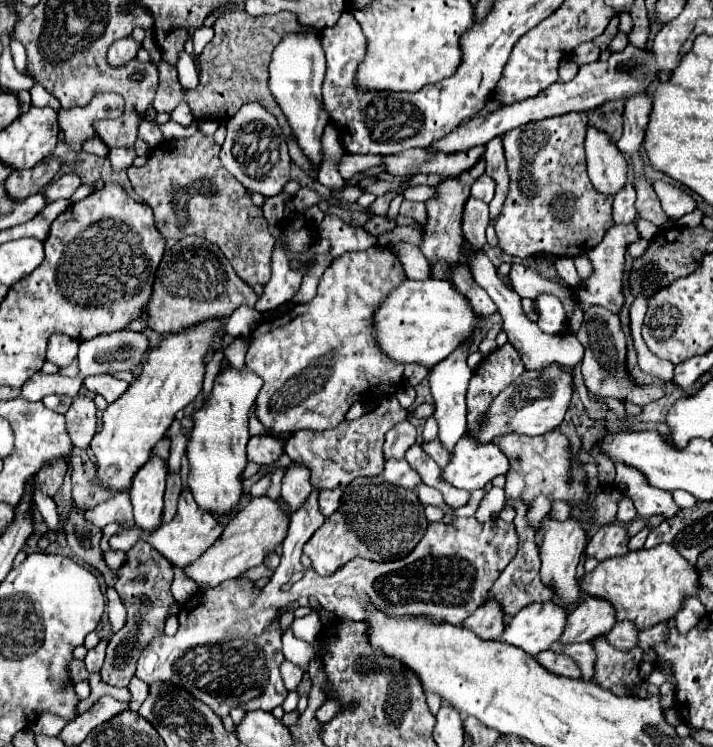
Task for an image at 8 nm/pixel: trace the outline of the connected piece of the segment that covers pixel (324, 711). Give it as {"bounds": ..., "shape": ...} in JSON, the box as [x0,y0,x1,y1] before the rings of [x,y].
{"bounds":[315,700,341,722],"shape":[[[327,700],[319,710],[315,710],[317,712],[317,716],[315,716],[315,720],[319,720],[319,722],[329,722],[333,716],[335,716],[335,712],[337,712],[337,708],[339,708],[341,704],[337,702],[337,700]]]}

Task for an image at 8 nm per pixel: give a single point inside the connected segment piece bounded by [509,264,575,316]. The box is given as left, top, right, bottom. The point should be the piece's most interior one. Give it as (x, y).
(527, 283)

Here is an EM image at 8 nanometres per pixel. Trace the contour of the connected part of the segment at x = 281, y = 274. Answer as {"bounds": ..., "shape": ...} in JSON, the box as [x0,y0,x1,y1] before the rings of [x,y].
{"bounds":[255,244,313,312],"shape":[[[275,244],[275,254],[273,254],[273,276],[271,280],[263,286],[263,294],[259,296],[255,310],[257,312],[269,312],[279,308],[281,304],[289,302],[295,292],[301,286],[301,278],[305,274],[305,270],[311,266],[313,262],[309,262],[307,266],[299,268],[299,270],[291,270],[289,268],[289,260],[285,254],[285,248],[281,244]]]}

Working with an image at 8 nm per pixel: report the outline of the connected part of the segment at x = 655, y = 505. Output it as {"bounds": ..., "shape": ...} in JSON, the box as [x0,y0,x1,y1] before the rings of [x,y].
{"bounds":[615,462,681,520],"shape":[[[615,462],[615,470],[617,470],[615,484],[625,496],[629,496],[633,500],[633,504],[637,508],[637,516],[649,518],[649,516],[659,514],[669,520],[681,510],[675,504],[673,494],[659,490],[659,488],[653,488],[647,482],[643,472],[635,470],[633,466],[621,464],[621,462]]]}

